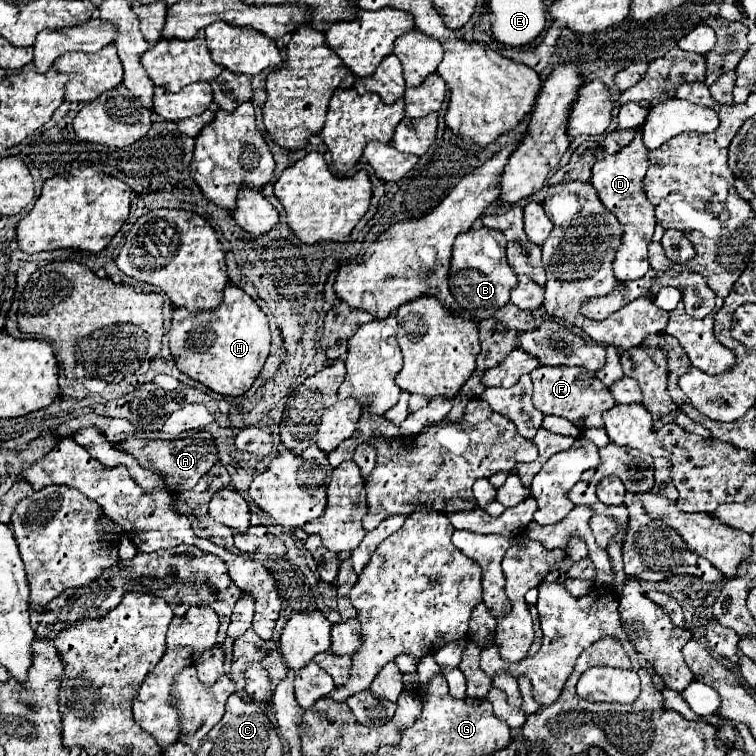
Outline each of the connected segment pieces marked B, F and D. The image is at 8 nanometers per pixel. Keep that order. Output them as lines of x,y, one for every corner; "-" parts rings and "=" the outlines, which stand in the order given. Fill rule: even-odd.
486,226
462,232
452,248
448,284
460,308
474,316
474,320
490,318
498,308
508,304
510,288
516,284
516,274
506,260
506,236
500,230
=
540,366
530,372
534,384
534,406
542,414
554,414
570,420
580,430
590,426
602,426
602,412
612,408
616,402
610,396
608,388
596,378
594,372
586,368
570,368
570,366
=
642,126
636,128
636,136
634,140
622,148
620,152
612,154
612,156
604,156
602,160
598,160
592,166
592,186
596,188
602,204
614,212
614,216
618,218
618,222
622,224
622,246
616,252
614,258
614,274
618,276
618,280
636,280
642,278
650,266
648,266
648,244
652,240
654,234
654,226
656,226
656,218
654,218
654,206
650,204
650,200
646,198
644,192
644,176
646,170
650,166
648,156
646,156
646,148
642,142

